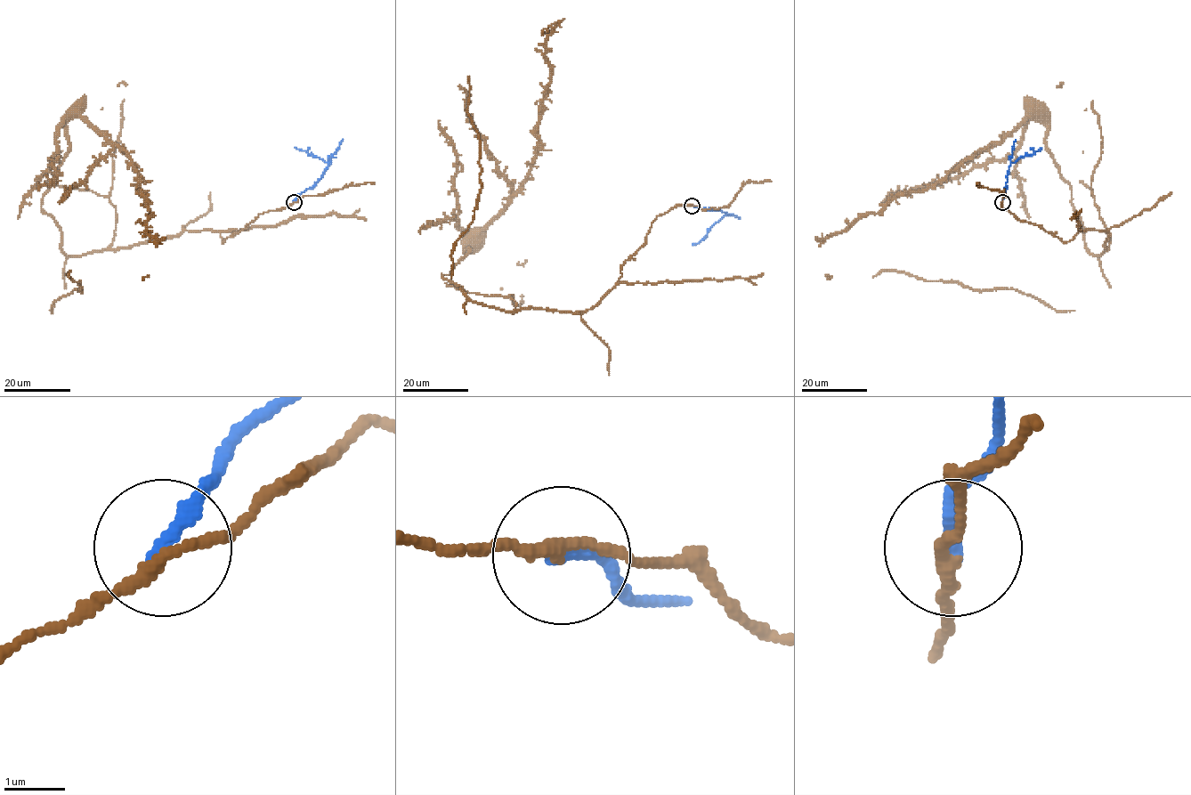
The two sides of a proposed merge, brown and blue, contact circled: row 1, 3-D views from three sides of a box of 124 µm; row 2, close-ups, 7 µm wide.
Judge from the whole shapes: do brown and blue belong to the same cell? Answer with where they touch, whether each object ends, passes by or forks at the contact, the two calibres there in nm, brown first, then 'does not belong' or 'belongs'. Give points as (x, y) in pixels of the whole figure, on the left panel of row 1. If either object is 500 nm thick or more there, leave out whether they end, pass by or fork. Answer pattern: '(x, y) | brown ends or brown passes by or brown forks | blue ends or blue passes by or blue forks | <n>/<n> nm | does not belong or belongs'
(294, 202) | brown passes by | blue ends | 190/240 nm | does not belong

